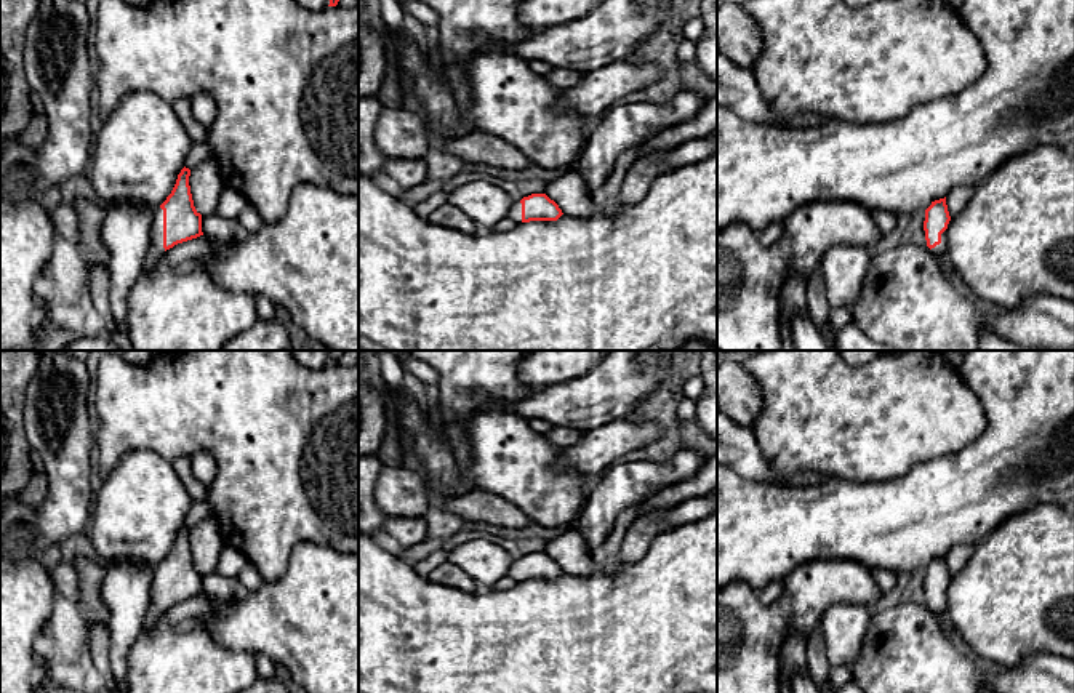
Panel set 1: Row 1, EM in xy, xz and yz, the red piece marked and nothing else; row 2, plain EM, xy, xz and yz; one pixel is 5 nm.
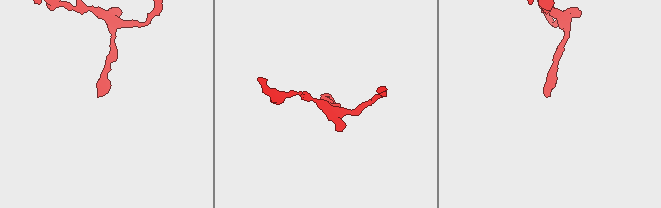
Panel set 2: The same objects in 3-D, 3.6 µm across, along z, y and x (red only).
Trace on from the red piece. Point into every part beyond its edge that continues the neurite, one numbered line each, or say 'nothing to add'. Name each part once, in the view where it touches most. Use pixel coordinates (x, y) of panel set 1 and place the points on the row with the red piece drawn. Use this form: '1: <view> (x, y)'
1: xy (156, 250)

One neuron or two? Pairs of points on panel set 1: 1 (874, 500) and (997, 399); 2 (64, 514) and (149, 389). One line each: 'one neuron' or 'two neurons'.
1: one neuron
2: two neurons

